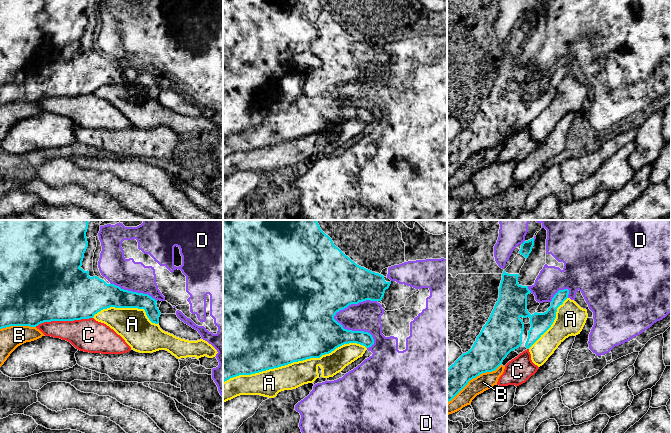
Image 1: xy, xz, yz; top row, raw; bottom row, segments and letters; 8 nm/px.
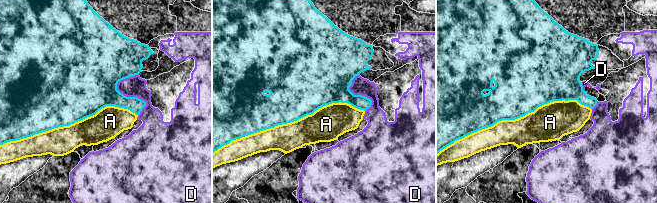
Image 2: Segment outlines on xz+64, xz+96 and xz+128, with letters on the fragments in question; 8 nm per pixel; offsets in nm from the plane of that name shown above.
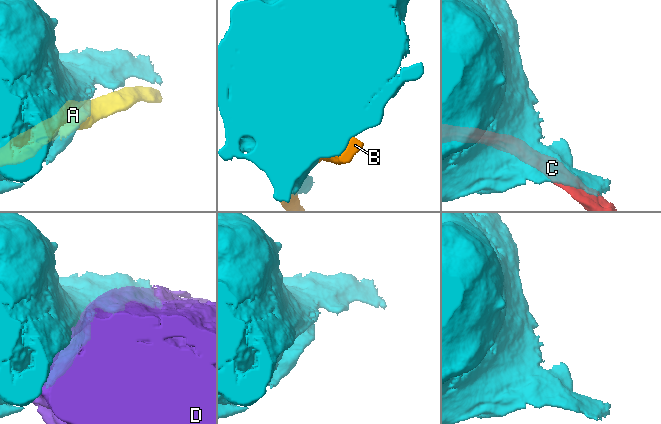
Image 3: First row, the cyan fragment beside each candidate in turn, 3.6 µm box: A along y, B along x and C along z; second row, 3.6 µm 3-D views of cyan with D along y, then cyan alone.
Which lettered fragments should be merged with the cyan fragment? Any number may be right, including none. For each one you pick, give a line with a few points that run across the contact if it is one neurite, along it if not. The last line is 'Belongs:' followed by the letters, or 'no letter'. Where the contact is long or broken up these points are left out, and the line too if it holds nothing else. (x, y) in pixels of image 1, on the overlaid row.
Belongs: no letter

